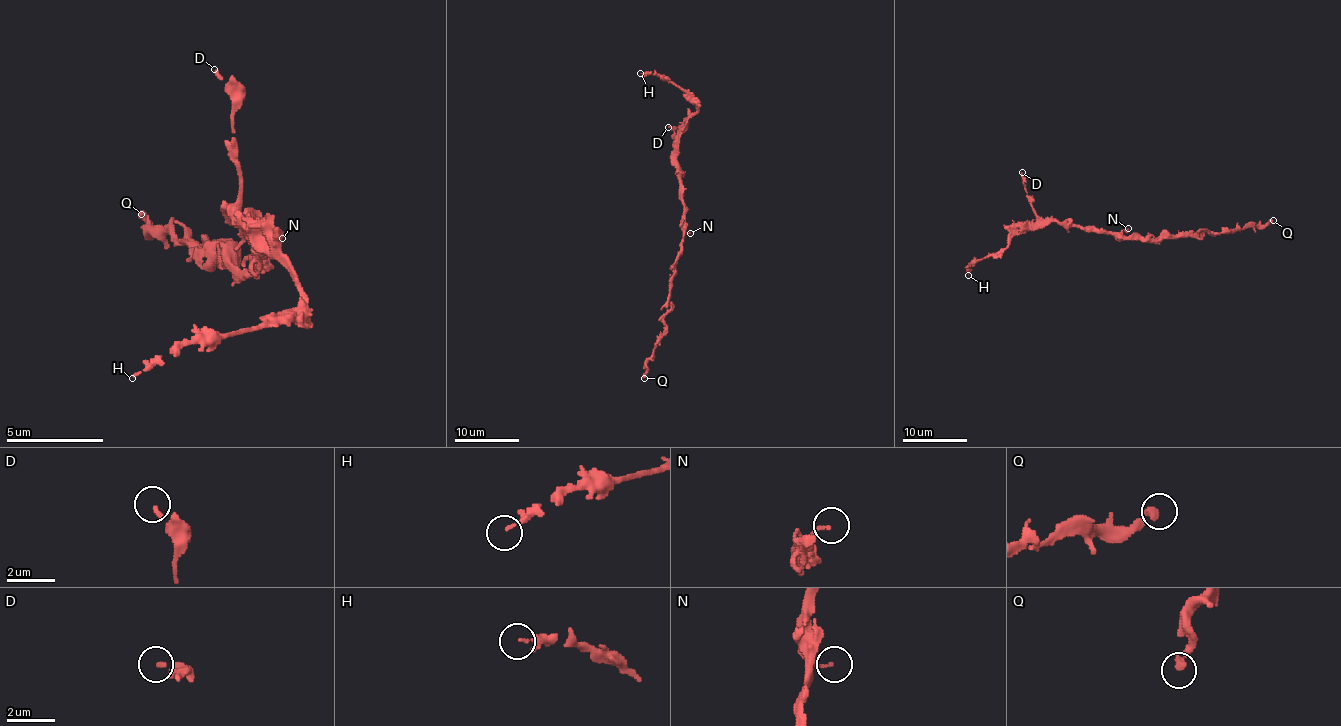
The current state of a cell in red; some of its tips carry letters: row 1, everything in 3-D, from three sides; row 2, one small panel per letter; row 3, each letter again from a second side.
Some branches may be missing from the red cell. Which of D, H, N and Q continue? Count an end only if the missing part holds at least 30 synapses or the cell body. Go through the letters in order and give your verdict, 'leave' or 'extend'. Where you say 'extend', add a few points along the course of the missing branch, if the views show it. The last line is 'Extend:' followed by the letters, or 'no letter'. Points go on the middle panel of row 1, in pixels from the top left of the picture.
D: extend | (668, 127), (621, 146), (608, 133)
H: leave
N: leave
Q: leave
Extend: D

